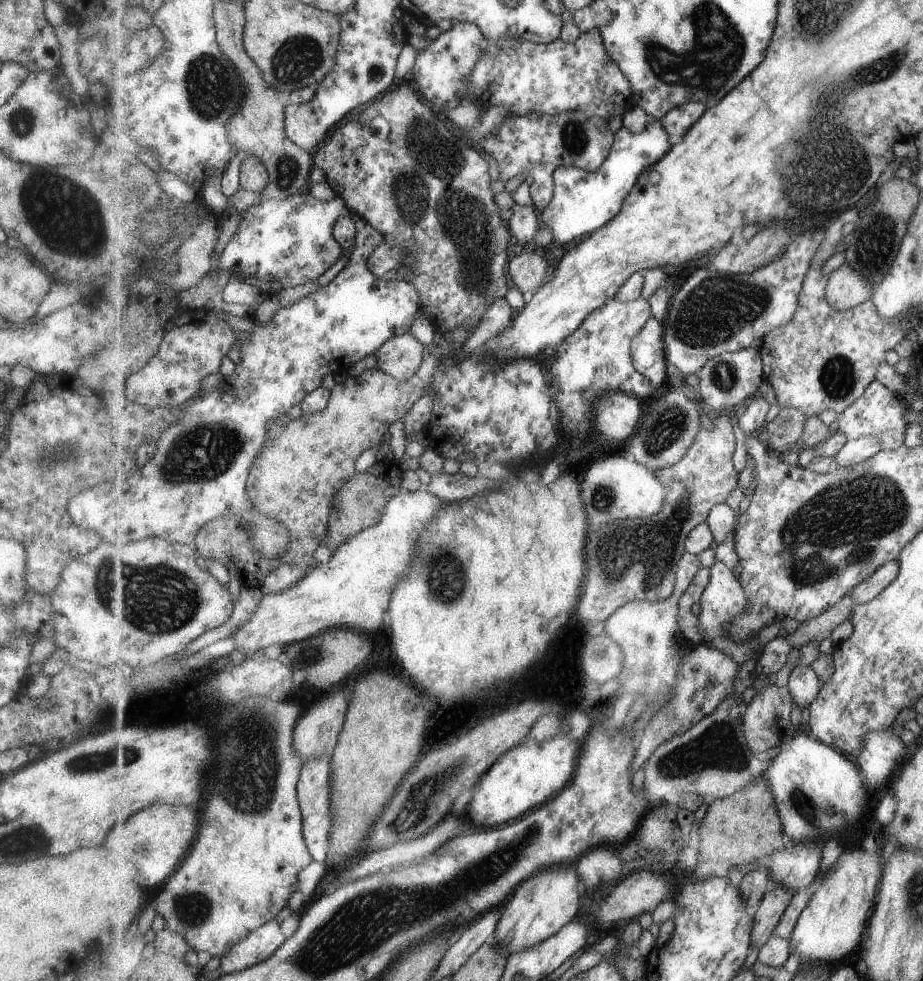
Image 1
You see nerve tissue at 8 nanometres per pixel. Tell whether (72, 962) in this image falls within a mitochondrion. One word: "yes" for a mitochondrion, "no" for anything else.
no

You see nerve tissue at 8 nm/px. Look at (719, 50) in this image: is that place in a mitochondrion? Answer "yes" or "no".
yes

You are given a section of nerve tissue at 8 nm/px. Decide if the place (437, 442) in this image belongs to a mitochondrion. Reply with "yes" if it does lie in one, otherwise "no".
no

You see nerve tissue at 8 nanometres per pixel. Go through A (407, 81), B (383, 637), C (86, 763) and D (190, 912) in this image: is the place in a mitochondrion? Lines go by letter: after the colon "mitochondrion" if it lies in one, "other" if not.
A: other
B: other
C: mitochondrion
D: mitochondrion

